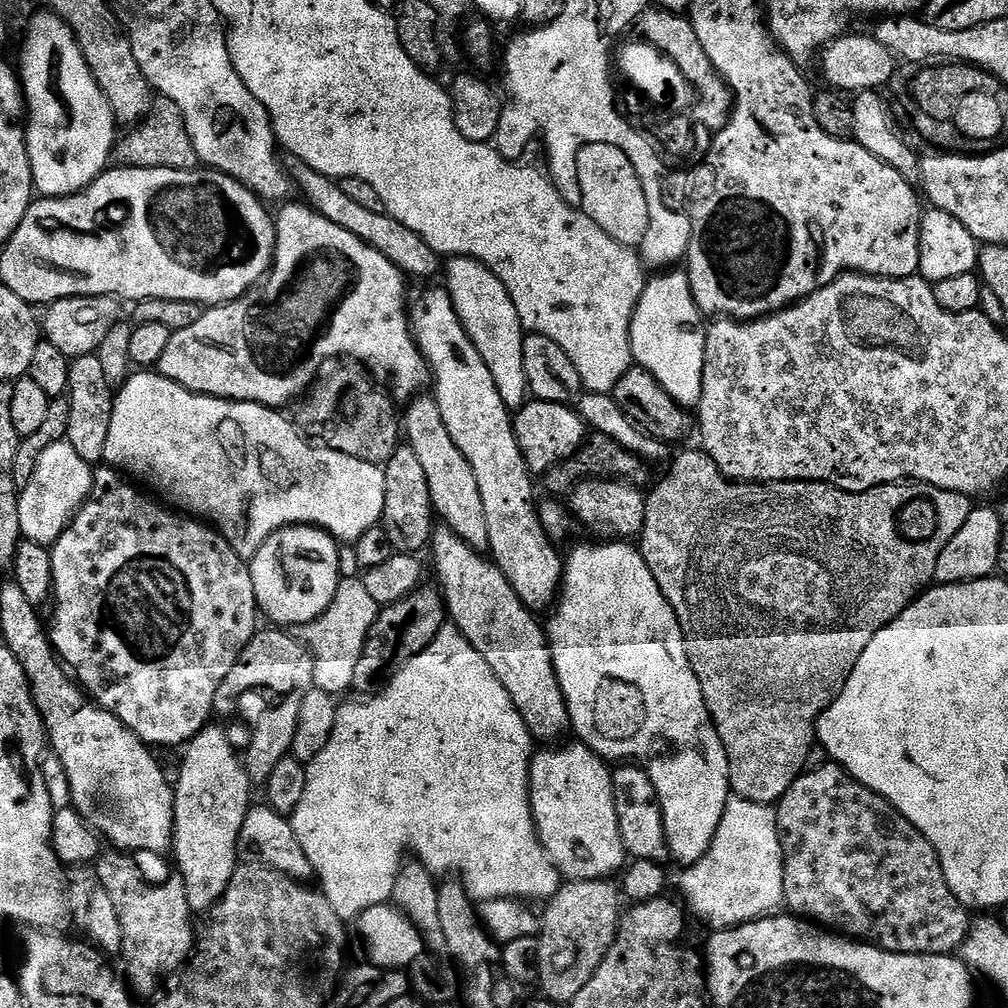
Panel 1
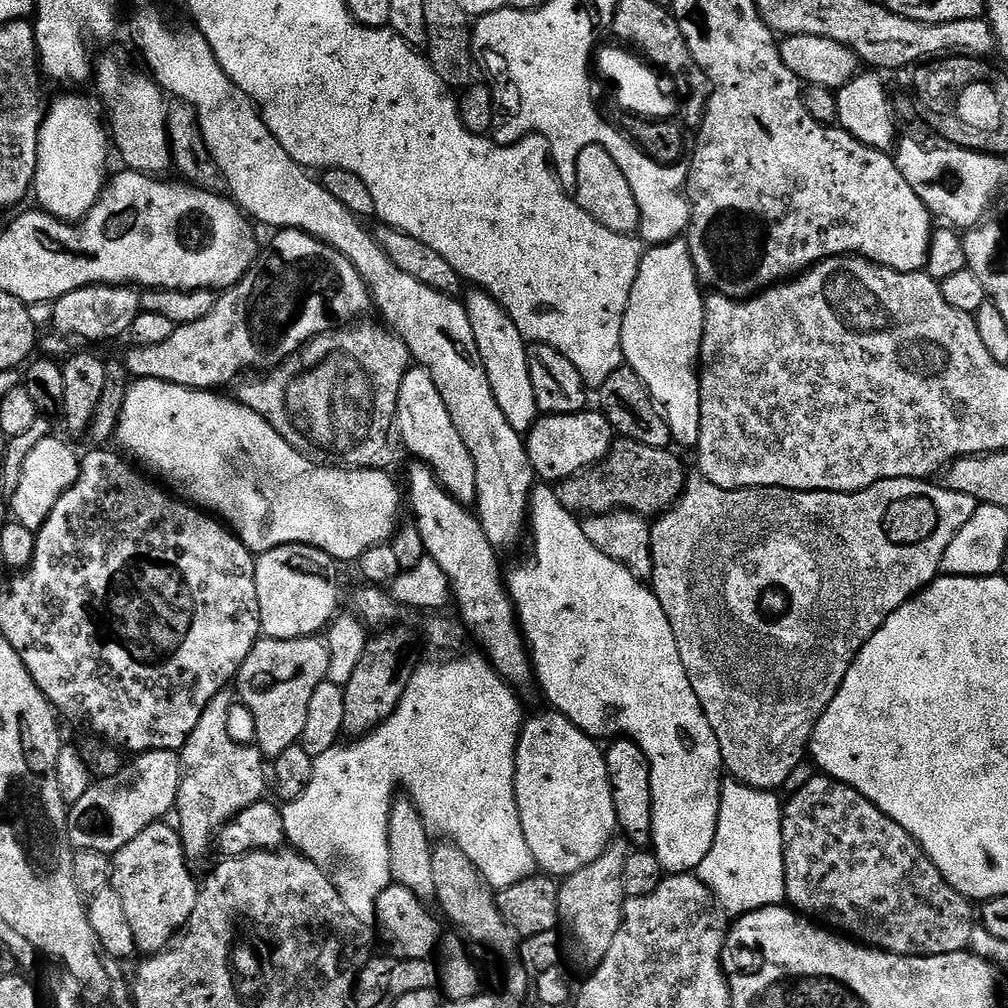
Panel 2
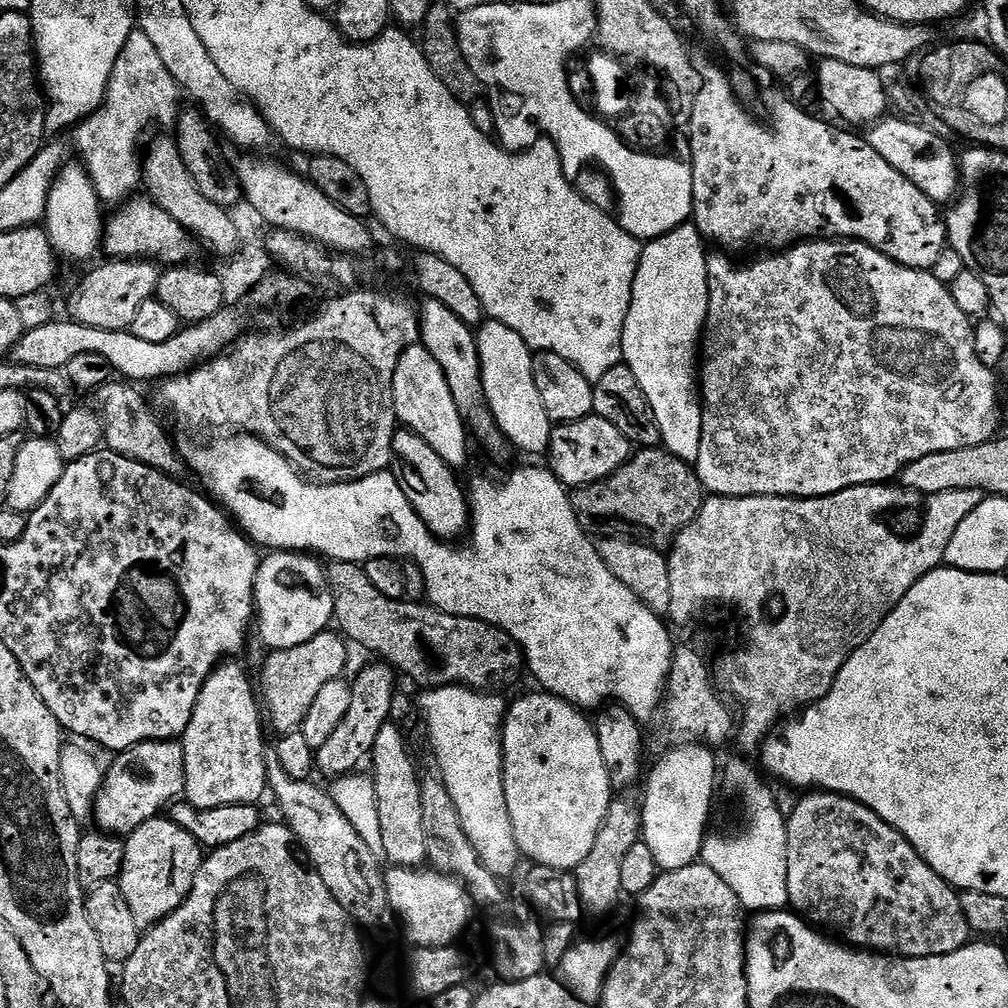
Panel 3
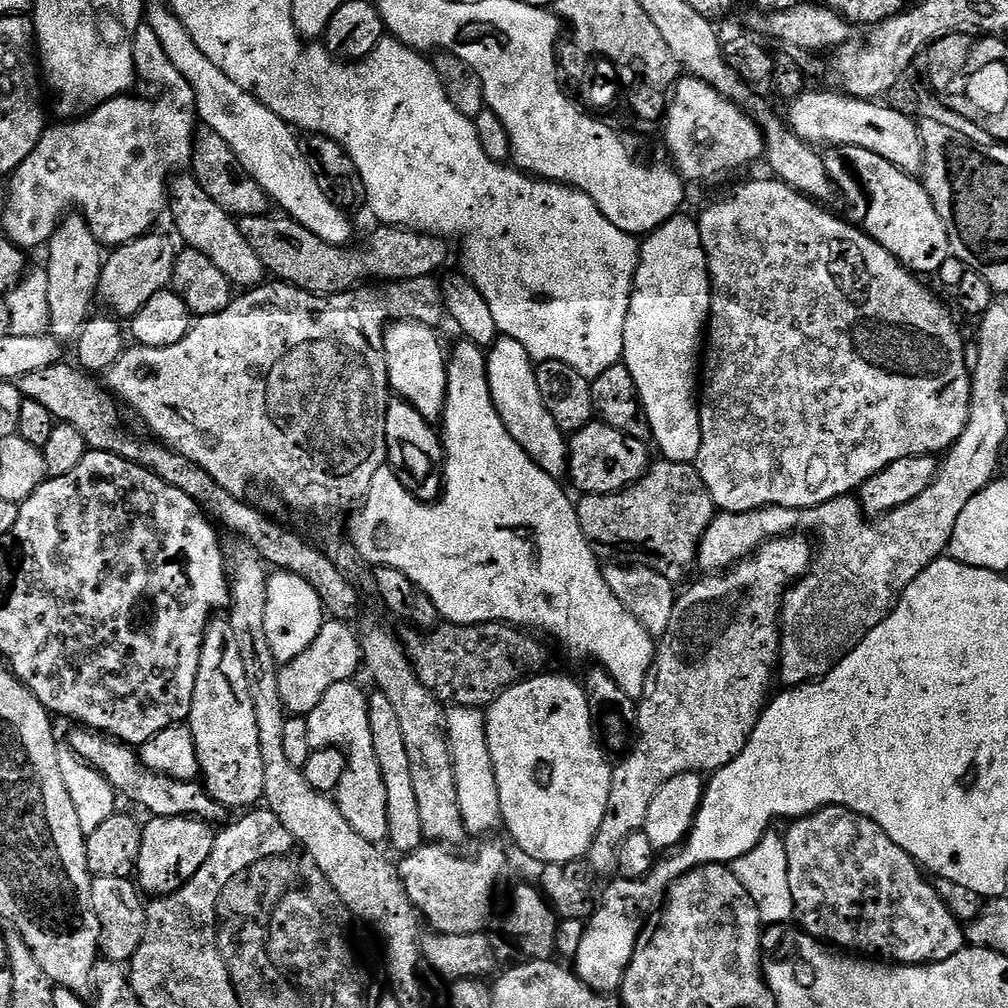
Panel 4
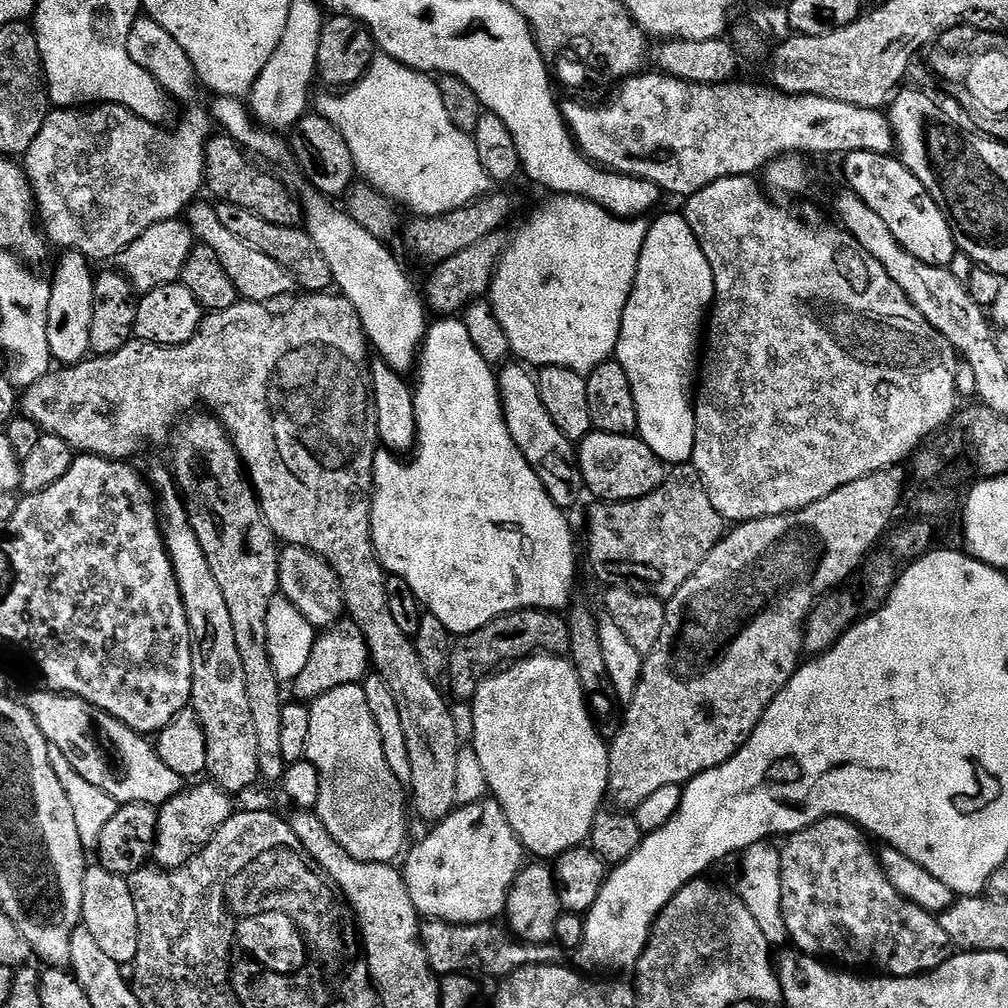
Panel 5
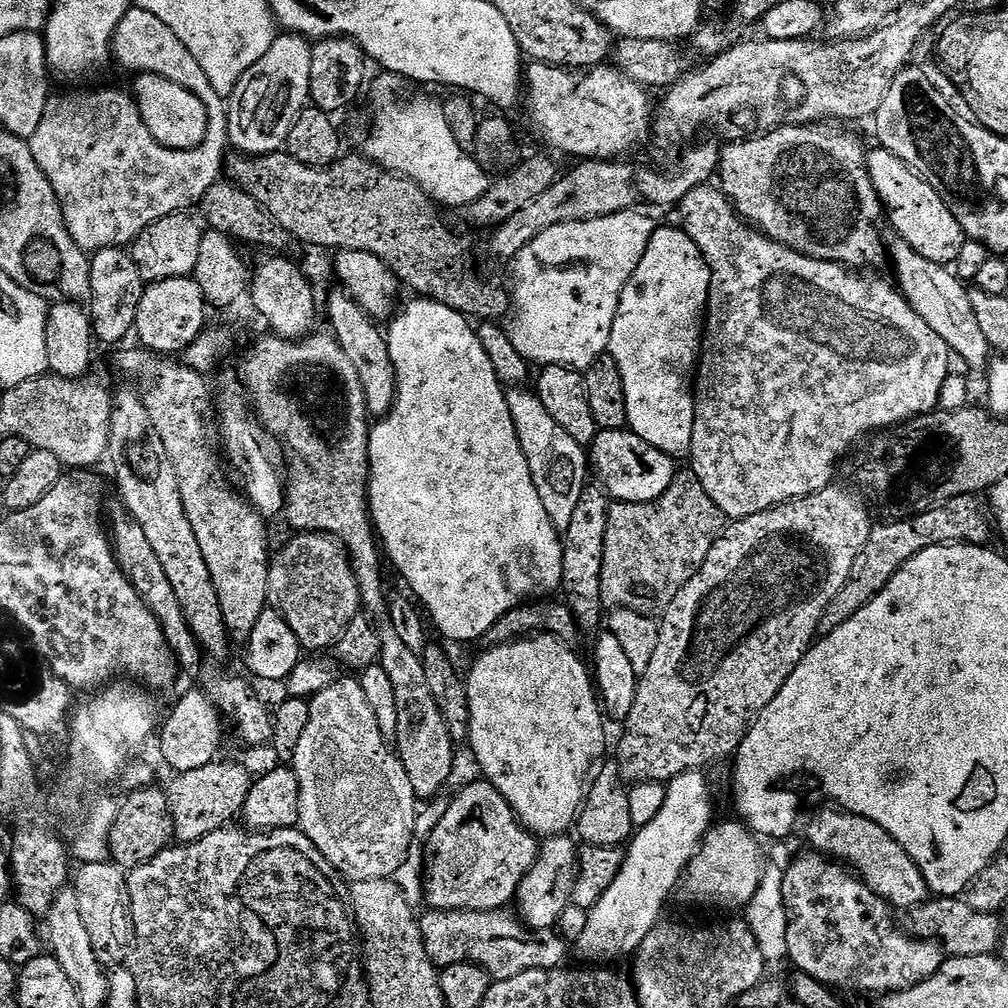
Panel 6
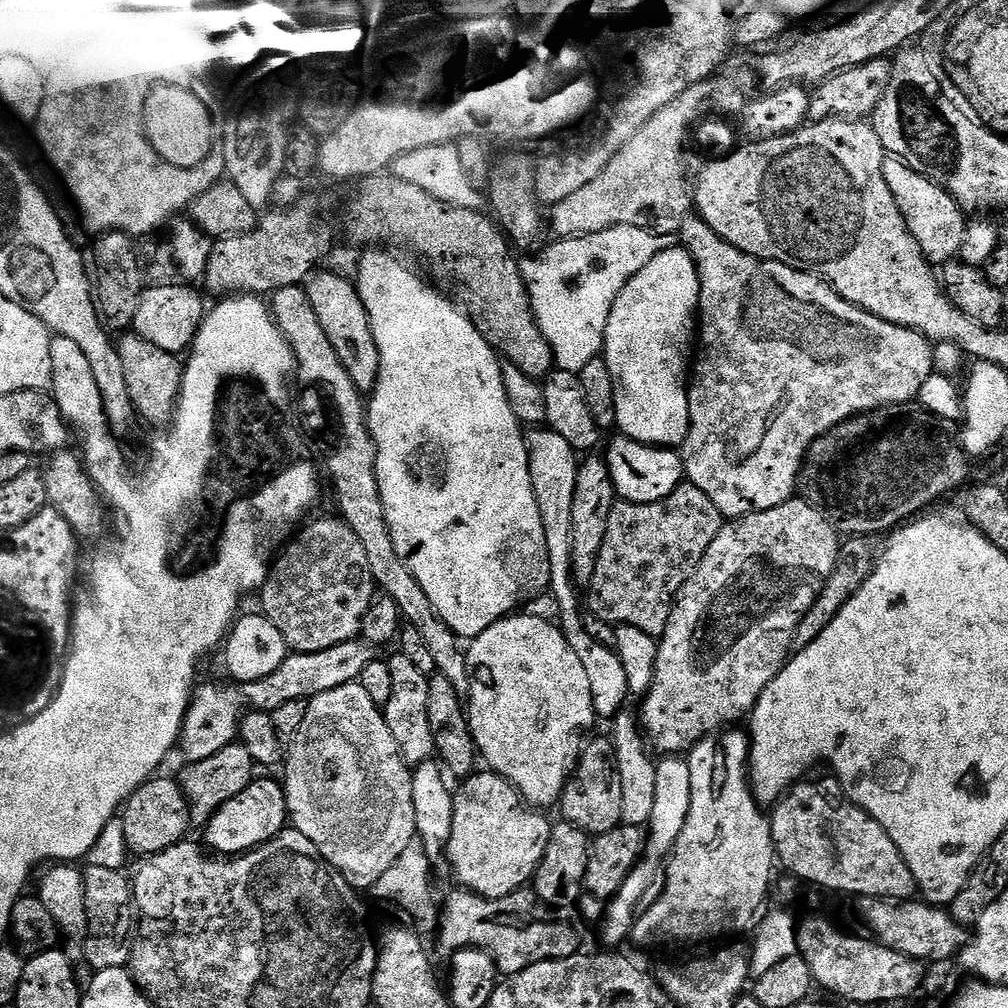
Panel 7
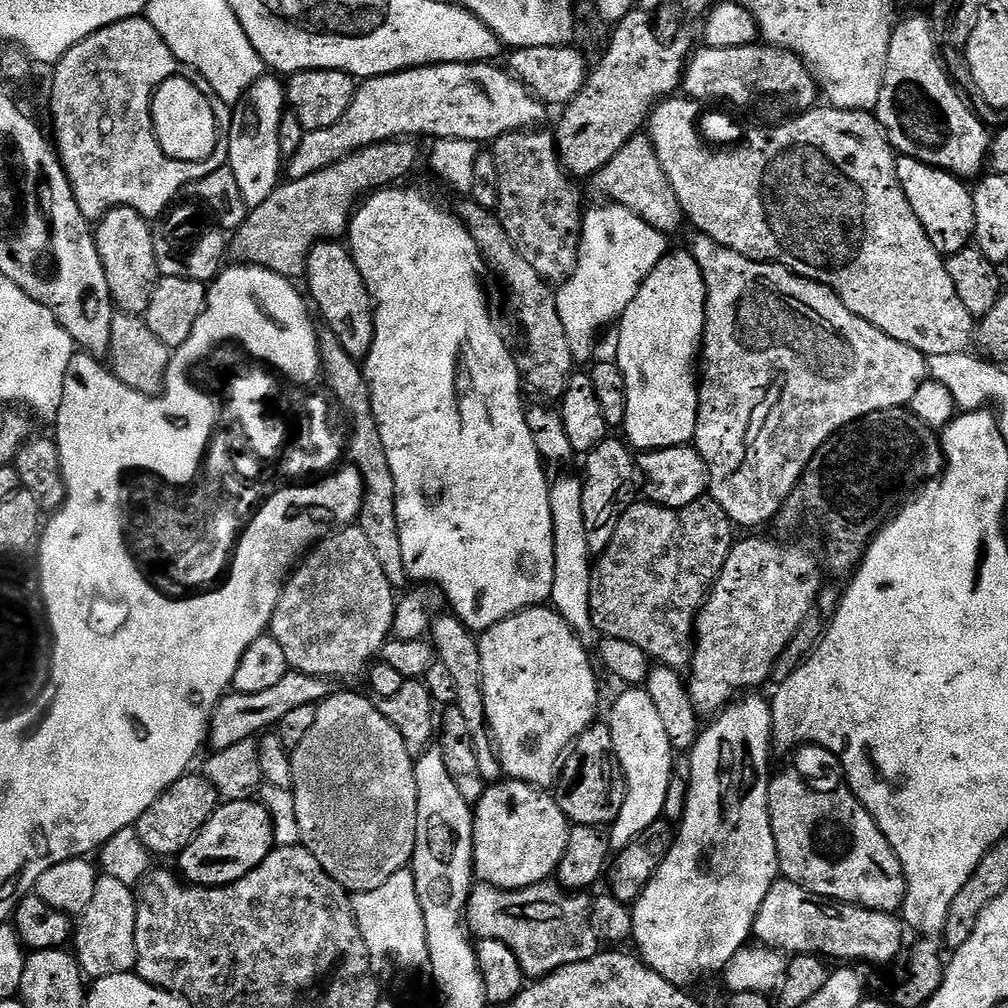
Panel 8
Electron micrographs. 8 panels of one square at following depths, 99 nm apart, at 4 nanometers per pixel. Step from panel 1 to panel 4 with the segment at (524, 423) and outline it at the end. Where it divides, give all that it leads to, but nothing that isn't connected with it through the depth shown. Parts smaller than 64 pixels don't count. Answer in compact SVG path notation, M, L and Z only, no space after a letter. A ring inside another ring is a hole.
M593 422L587 424L585 428L579 428L571 433L568 440L568 476L581 489L584 494L610 494L611 492L621 492L623 488L629 488L635 480L643 478L650 463L648 457L649 445L643 440L630 440L622 435L618 430L614 430L609 424Z

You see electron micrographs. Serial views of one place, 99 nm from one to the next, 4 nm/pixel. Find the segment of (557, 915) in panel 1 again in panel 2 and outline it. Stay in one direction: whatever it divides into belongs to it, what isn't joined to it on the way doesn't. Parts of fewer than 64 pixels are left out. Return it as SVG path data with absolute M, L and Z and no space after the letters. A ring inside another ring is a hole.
M613 839L608 849L594 862L590 862L590 866L563 877L560 884L558 924L562 929L562 948L566 953L567 963L569 960L576 968L597 968L602 958L606 958L606 950L610 950L610 942L614 942L618 926L622 926L626 899L622 873L629 851L627 840Z

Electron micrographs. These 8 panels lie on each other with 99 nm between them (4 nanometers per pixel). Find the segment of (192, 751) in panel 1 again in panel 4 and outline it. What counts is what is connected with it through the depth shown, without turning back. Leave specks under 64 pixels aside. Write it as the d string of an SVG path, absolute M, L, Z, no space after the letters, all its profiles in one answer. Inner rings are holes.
M226 618L208 621L202 654L198 658L192 713L186 724L192 729L200 767L199 779L208 795L229 810L259 805L264 795L264 775L262 750L258 742L258 718L254 714L254 698L250 698L250 686L246 682L246 669L242 666L242 653Z

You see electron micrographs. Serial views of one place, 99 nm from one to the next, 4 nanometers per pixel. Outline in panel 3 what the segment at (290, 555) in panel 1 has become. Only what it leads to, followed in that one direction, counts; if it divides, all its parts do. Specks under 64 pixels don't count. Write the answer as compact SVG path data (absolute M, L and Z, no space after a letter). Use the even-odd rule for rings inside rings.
M273 551L265 555L260 562L256 575L256 615L259 639L263 640L265 649L279 650L302 646L302 642L310 642L318 633L325 631L333 623L334 598L328 585L328 574L325 565L319 559L303 552Z

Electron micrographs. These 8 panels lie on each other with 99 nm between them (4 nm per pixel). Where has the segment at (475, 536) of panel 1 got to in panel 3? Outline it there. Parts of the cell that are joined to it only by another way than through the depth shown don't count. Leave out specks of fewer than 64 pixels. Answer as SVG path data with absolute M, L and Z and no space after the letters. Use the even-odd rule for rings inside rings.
M421 343L410 346L402 354L398 370L394 370L394 406L397 421L407 431L418 434L426 446L431 446L438 453L442 462L457 470L463 469L463 464L468 460L469 429L454 402L454 394L450 394L450 382L446 382L442 366Z

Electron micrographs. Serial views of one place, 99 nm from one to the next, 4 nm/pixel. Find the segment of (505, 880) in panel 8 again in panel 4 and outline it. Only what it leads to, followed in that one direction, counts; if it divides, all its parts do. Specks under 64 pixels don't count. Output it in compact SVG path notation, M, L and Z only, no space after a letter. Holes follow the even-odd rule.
M488 840L480 848L480 860L459 856L440 842L428 842L399 861L400 877L410 902L425 921L442 934L483 933L492 912L492 891L504 872L504 848Z

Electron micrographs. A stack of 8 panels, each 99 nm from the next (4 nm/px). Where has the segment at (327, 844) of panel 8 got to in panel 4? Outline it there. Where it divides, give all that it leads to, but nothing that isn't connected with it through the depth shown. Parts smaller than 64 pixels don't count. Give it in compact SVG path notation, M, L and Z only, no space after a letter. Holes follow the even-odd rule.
M352 680L338 682L330 686L330 690L326 690L322 702L314 706L306 719L310 726L310 746L313 750L338 748L348 757L348 769L344 771L343 782L334 793L342 818L346 818L346 822L350 822L350 826L354 826L354 830L358 830L362 838L373 842L387 841L386 782L380 780L378 758L374 754L366 692ZM359 780L364 784L356 784Z

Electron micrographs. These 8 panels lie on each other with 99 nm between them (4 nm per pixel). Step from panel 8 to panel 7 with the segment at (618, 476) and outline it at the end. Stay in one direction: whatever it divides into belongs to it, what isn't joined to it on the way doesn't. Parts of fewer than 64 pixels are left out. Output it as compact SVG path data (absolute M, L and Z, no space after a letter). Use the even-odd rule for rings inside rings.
M596 454L589 455L580 465L578 486L574 490L572 576L581 589L588 590L592 587L592 579L598 566L598 554L602 554L602 542L606 542L606 530L610 527L610 514L616 503L618 503L616 487L610 476L607 459L600 457L599 460Z

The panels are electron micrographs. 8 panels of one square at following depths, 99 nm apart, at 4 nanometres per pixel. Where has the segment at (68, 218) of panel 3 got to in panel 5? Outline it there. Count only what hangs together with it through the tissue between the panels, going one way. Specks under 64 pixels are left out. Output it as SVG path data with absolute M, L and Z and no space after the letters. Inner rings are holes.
M65 251L64 256L56 264L56 277L51 277L52 293L50 294L50 310L46 322L46 338L50 342L50 354L53 361L60 366L71 366L80 363L90 352L90 318L94 318L94 286L96 278L87 256L80 252Z

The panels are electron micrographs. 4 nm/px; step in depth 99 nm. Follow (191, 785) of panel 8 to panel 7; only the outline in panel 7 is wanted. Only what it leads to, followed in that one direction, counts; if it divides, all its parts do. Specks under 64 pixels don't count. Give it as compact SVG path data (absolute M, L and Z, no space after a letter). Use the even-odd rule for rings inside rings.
M153 778L143 784L128 800L122 809L125 826L125 842L128 852L134 857L147 858L157 856L159 852L170 850L181 843L192 824L192 814L184 789L172 780Z

